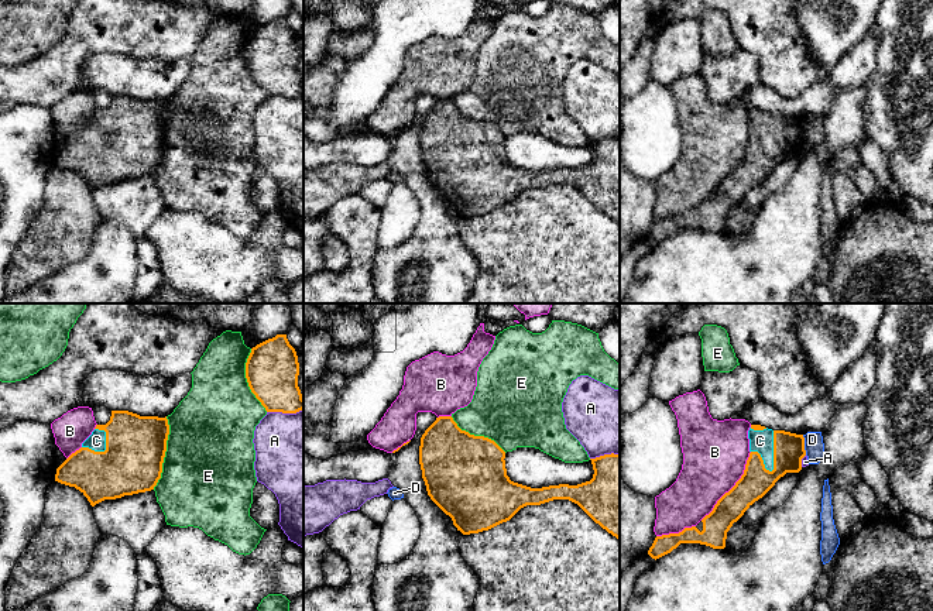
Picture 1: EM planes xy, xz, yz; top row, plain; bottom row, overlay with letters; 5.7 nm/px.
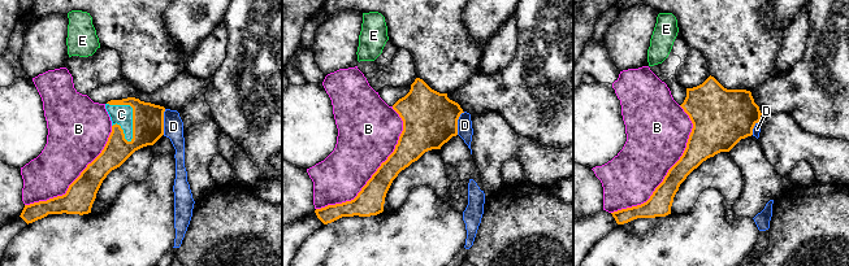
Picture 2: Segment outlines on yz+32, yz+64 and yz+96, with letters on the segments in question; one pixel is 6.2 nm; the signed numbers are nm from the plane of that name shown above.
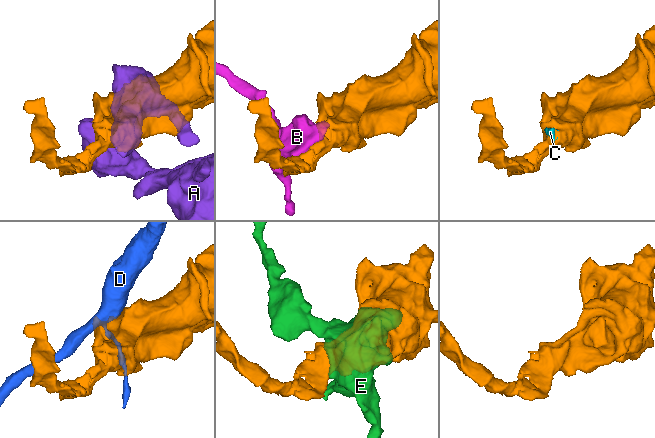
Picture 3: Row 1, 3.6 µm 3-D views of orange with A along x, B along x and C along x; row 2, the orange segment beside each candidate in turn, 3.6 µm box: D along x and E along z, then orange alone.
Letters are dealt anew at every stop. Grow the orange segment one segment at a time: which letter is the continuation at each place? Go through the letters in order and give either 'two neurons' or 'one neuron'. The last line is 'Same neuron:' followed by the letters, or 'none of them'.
A: two neurons
B: two neurons
C: one neuron
D: two neurons
E: two neurons
Same neuron: C

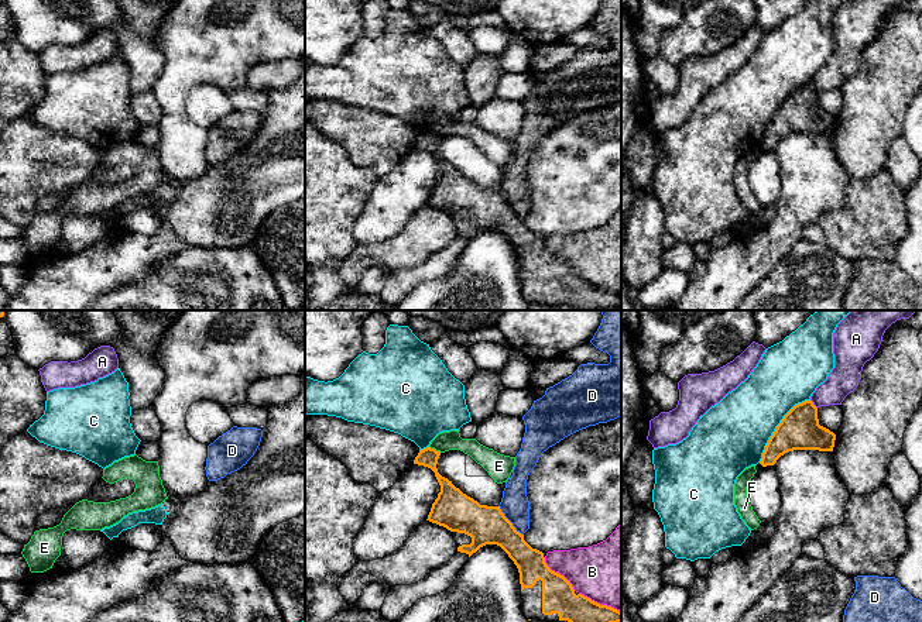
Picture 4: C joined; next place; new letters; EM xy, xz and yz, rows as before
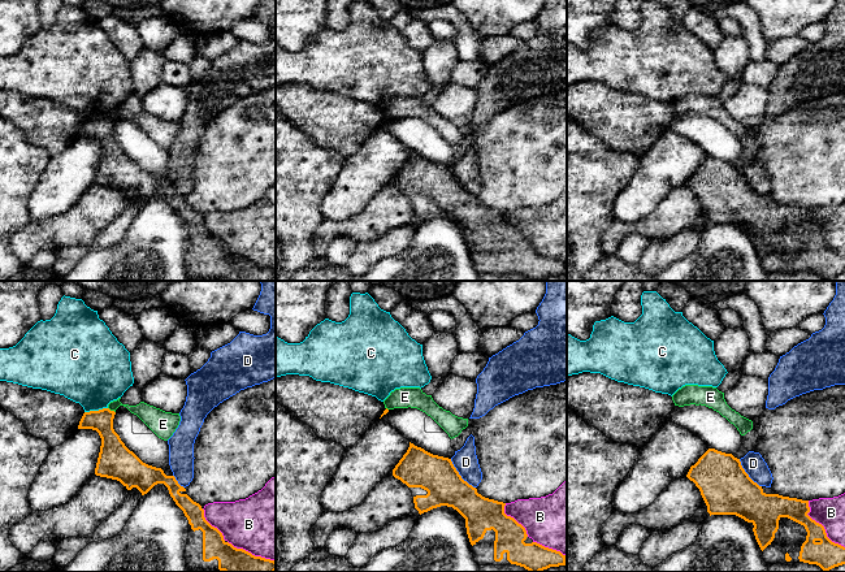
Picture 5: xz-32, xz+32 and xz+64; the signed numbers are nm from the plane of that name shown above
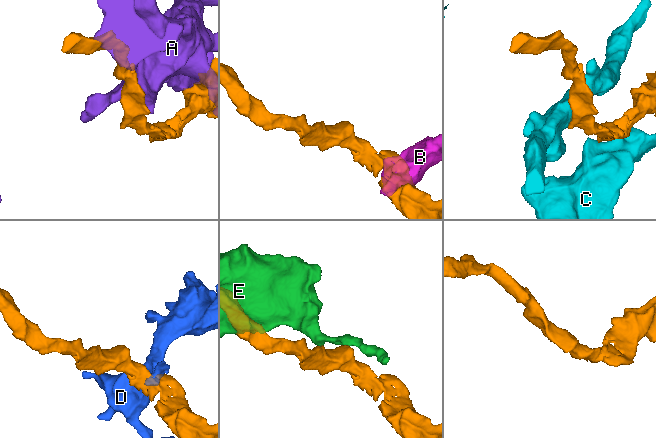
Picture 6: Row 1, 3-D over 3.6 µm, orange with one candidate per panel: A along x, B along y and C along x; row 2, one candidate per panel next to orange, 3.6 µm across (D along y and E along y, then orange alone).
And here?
A: two neurons
B: two neurons
C: two neurons
D: two neurons
E: two neurons
Same neuron: none of them

